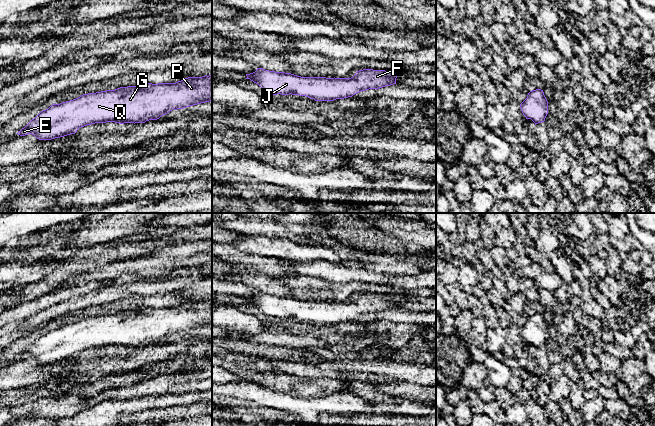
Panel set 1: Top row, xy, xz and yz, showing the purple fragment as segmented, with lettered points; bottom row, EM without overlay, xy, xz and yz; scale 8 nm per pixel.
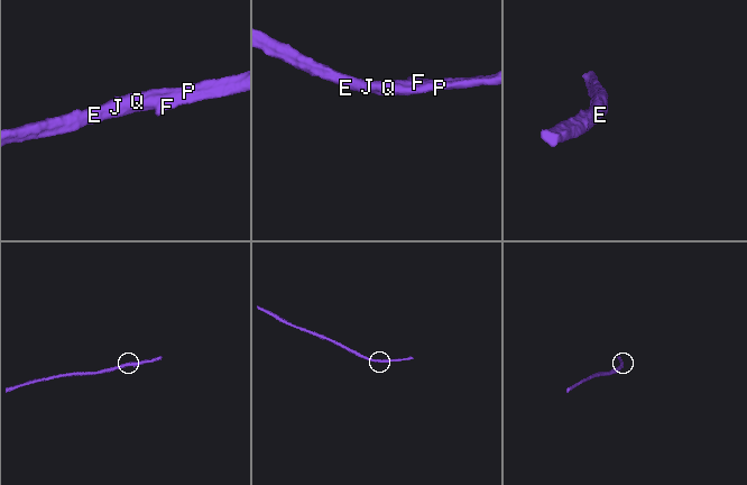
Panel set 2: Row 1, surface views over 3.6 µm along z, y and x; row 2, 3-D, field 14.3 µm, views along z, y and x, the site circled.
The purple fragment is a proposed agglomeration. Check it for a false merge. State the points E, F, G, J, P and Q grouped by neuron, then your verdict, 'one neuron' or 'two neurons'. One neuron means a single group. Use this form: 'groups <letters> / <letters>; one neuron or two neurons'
groups E F G J P Q; one neuron

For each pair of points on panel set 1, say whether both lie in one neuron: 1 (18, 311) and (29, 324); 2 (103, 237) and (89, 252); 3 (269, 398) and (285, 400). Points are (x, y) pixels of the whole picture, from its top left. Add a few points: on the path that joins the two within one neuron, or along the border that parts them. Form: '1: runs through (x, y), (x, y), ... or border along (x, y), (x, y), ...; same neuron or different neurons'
1: border along (47, 308), (28, 318), (10, 323); different neurons
2: border along (106, 244), (92, 244), (84, 250); different neurons
3: runs through (273, 399), (281, 400); same neuron

